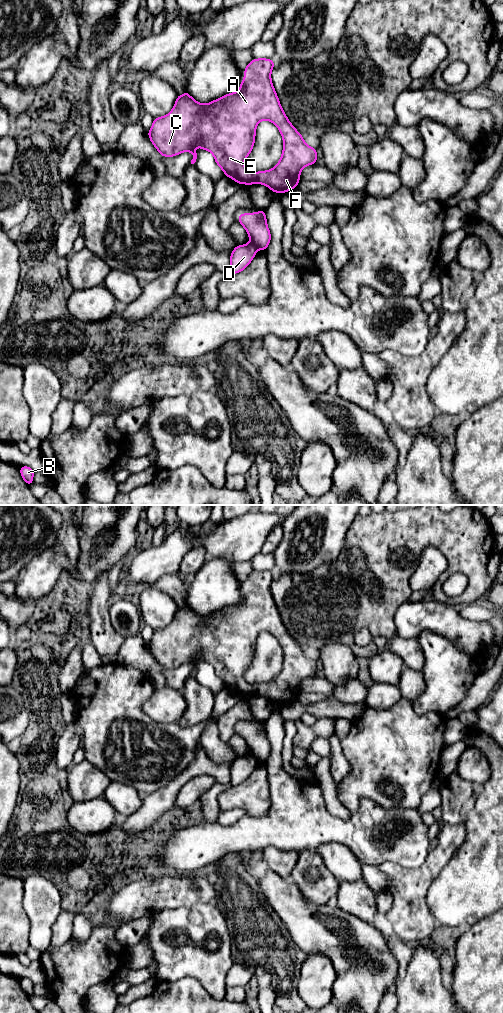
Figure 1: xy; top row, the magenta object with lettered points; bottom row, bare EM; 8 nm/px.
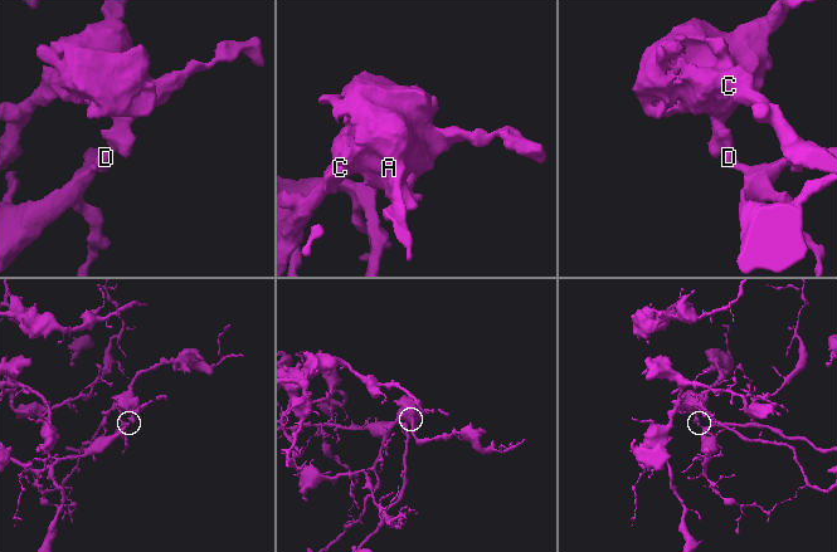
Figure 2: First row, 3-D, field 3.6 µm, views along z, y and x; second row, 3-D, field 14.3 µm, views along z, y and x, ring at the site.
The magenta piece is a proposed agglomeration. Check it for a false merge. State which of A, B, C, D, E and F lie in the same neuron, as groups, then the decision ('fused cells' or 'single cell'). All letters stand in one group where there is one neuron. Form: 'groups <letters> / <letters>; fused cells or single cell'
groups A C E F / B D; fused cells

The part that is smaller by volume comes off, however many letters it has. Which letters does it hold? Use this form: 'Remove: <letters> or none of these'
Remove: A, C, E, F

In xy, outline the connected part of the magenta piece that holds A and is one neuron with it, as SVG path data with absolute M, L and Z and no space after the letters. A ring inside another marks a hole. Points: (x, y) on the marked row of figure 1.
M253 59L243 70L245 77L241 81L240 89L208 104L200 104L185 90L184 95L178 95L170 113L154 118L148 131L152 144L160 155L165 157L190 151L193 154L191 164L197 159L195 146L207 150L213 154L225 176L239 184L259 183L280 194L296 188L301 170L307 165L315 164L317 150L305 143L302 135L285 115L271 81L274 64L270 59ZM262 120L271 121L279 129L284 142L283 152L278 164L271 170L250 172L245 168L244 162L252 151L256 127Z

